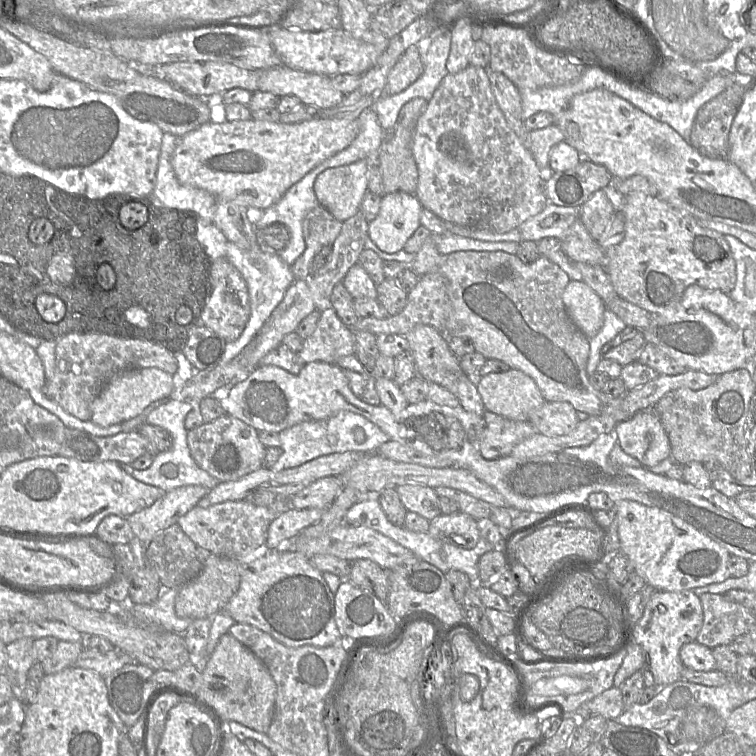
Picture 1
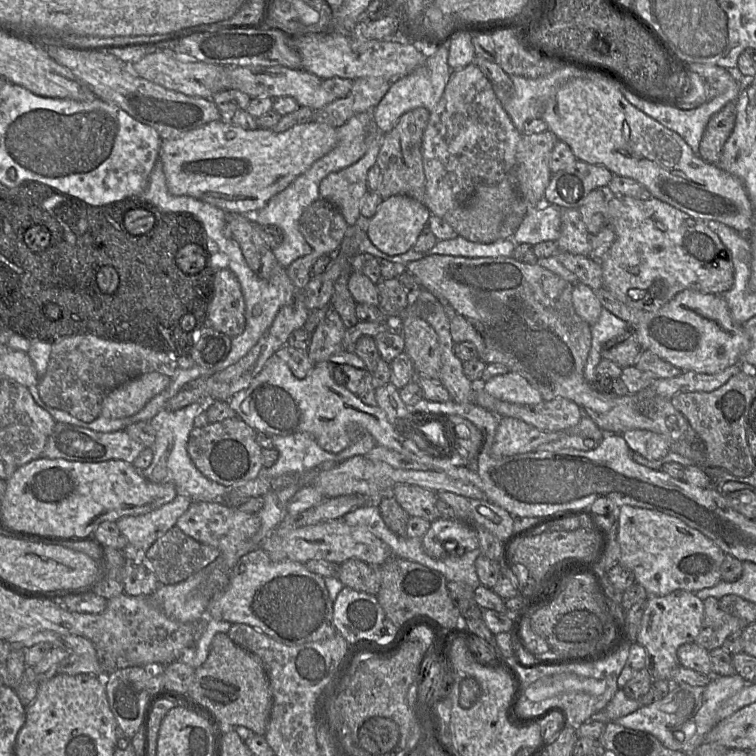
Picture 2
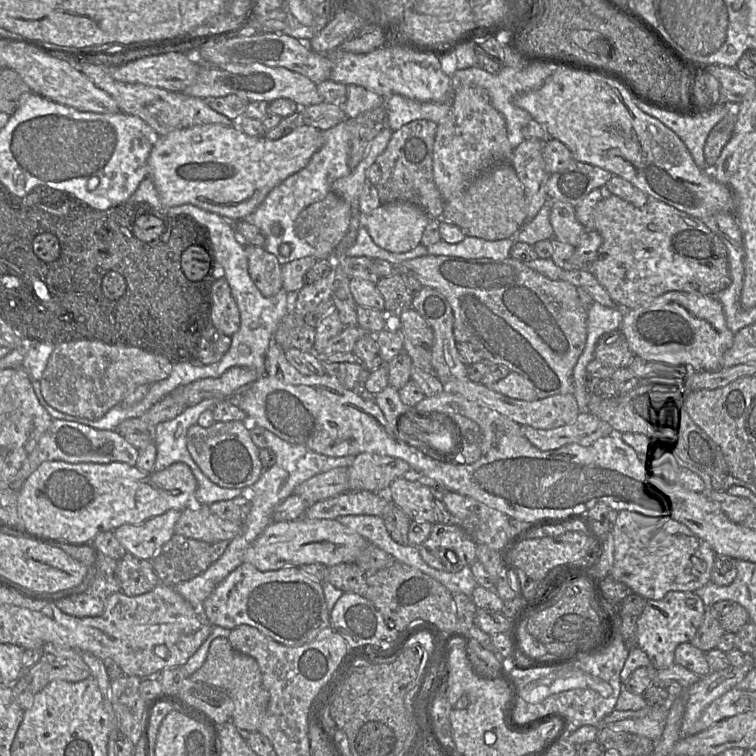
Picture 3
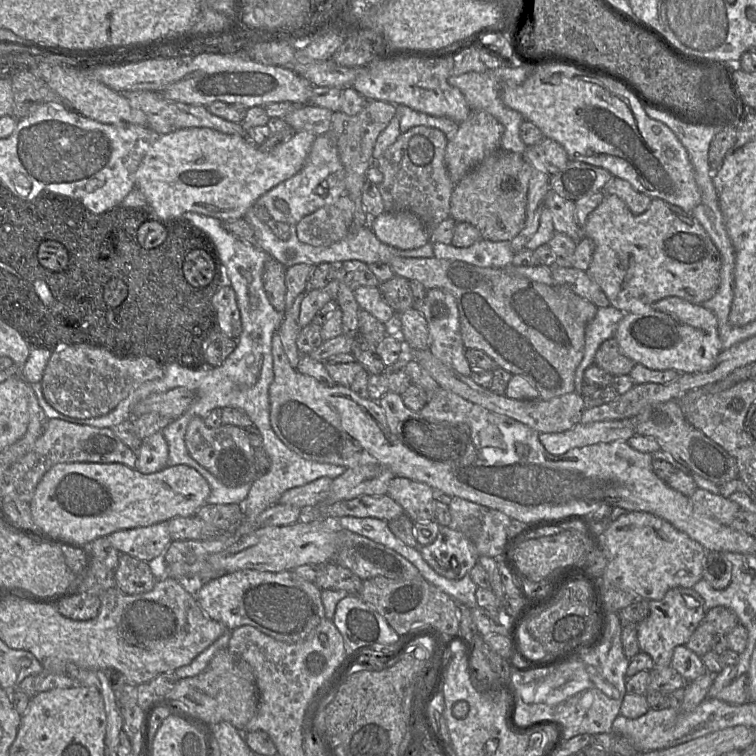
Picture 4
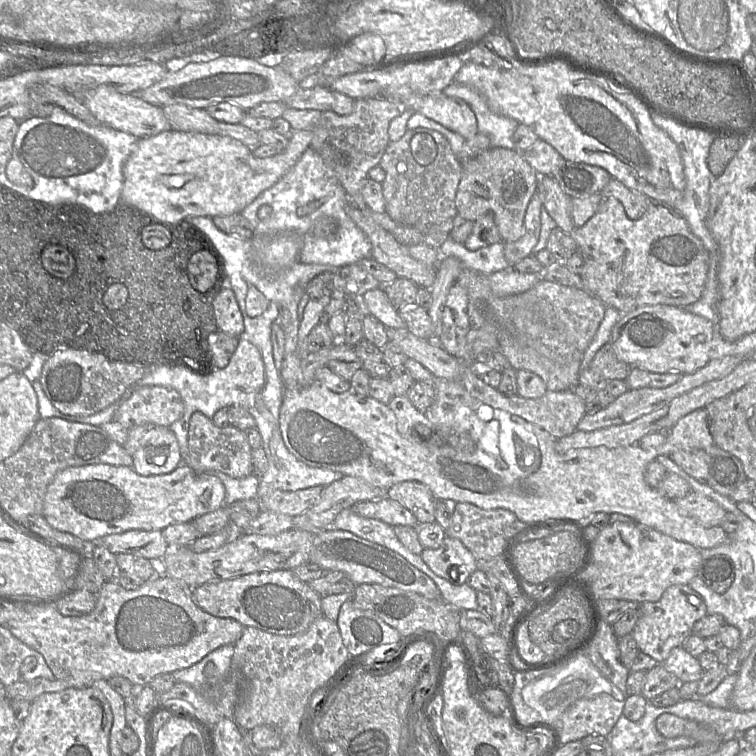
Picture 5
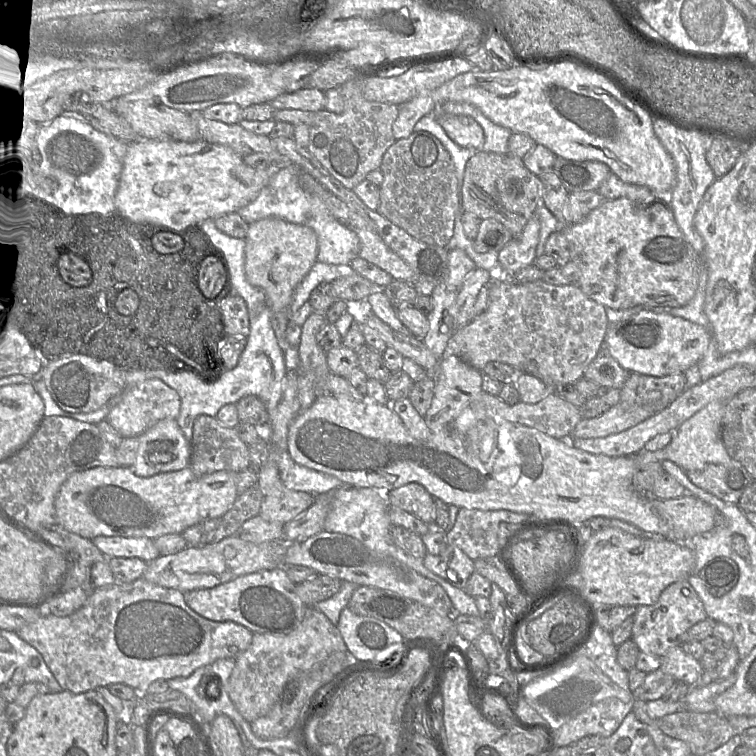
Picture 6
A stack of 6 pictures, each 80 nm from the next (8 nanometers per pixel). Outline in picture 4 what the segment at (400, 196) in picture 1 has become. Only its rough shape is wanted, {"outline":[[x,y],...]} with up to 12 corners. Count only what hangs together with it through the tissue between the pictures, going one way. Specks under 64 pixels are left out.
{"outline":[[384,211],[369,226],[382,243],[410,250],[428,243],[411,212]]}

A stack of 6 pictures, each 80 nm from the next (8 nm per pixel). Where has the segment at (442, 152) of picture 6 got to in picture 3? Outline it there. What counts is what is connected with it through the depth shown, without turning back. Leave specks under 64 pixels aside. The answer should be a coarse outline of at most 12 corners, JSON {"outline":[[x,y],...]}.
{"outline":[[414,120],[377,157],[381,204],[441,219],[433,178],[437,124]]}

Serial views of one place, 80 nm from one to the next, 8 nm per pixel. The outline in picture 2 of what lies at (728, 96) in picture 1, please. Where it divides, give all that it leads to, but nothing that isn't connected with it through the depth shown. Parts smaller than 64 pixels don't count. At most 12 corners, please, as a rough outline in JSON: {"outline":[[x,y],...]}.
{"outline":[[736,103],[713,114],[698,155],[717,164],[736,118]]}

